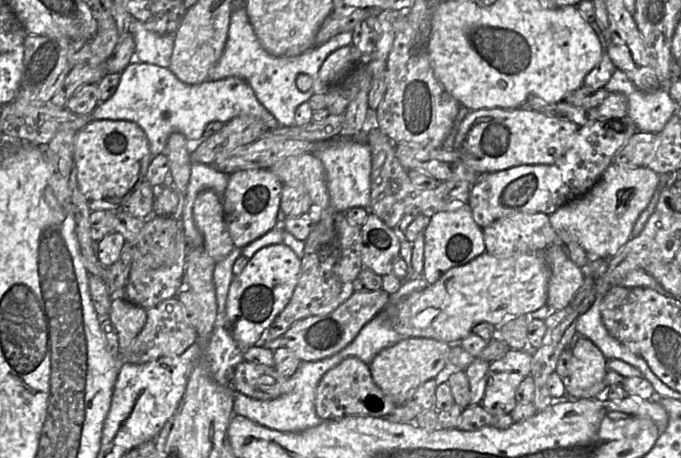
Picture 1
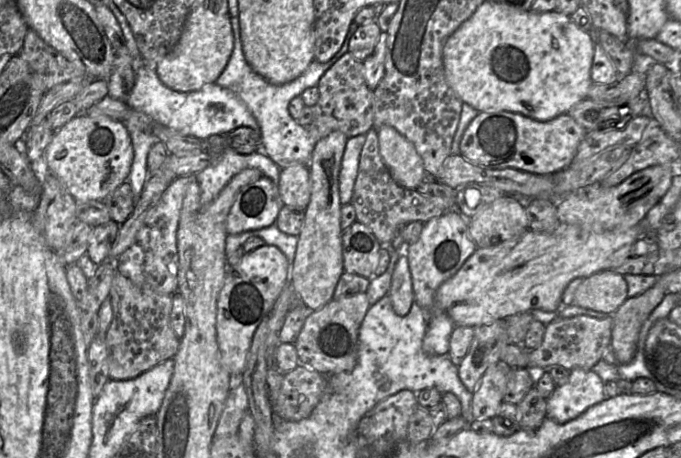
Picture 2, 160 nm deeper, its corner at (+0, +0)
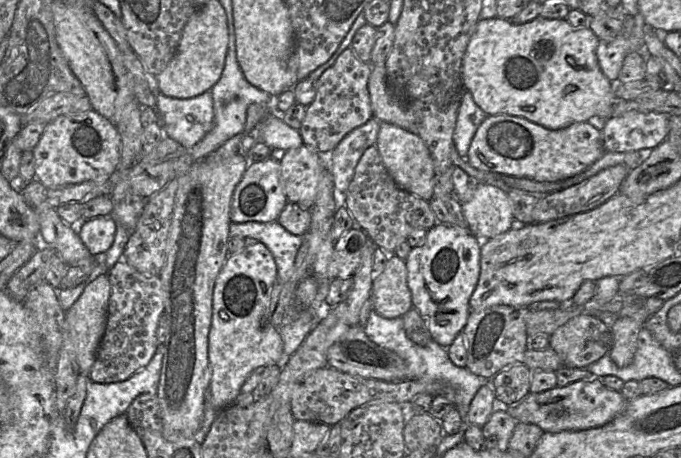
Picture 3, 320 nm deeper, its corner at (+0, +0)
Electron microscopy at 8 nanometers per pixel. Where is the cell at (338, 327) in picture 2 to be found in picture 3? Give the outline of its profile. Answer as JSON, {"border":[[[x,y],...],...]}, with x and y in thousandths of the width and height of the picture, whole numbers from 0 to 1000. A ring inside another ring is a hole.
{"border":[[[530,710],[515,714],[482,764],[482,801],[539,828],[567,834],[598,830],[598,797],[580,769],[546,747]]]}

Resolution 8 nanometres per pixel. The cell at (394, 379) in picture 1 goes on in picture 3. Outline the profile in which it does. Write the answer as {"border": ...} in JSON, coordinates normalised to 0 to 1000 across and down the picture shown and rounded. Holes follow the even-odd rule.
{"border":[[[642,485],[618,537],[604,544],[598,566],[598,618],[606,670],[617,683],[646,755],[658,760],[680,723],[690,683],[689,655],[705,600],[708,524],[689,500]]]}

